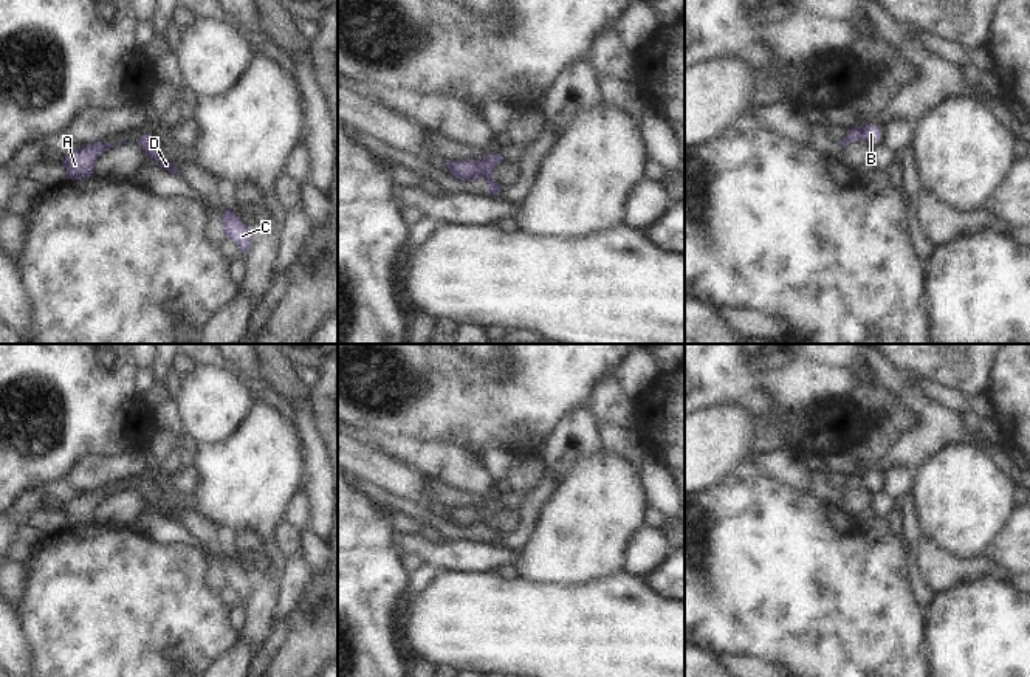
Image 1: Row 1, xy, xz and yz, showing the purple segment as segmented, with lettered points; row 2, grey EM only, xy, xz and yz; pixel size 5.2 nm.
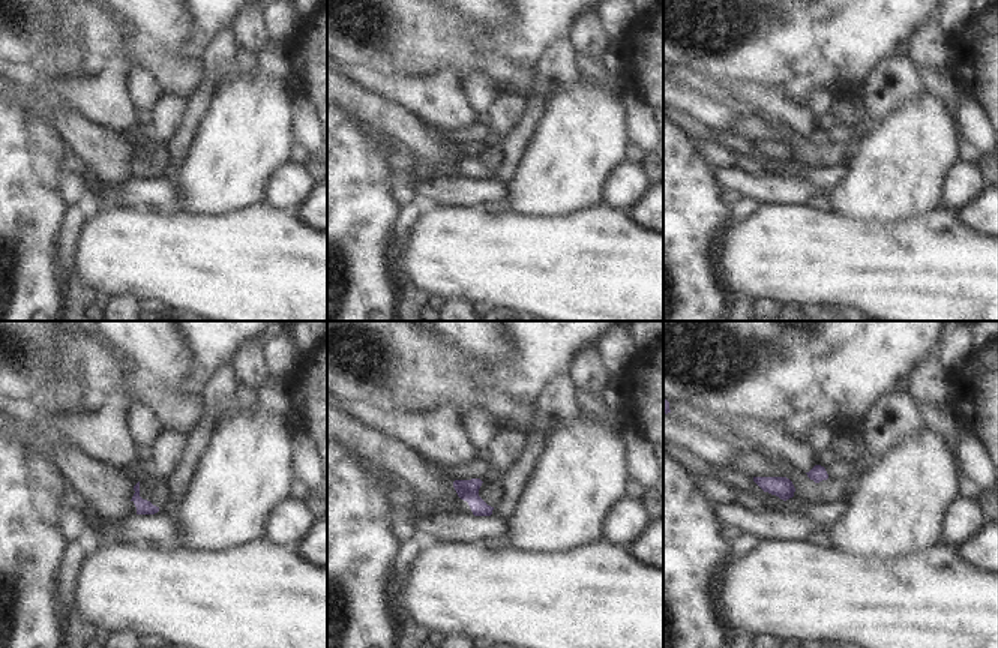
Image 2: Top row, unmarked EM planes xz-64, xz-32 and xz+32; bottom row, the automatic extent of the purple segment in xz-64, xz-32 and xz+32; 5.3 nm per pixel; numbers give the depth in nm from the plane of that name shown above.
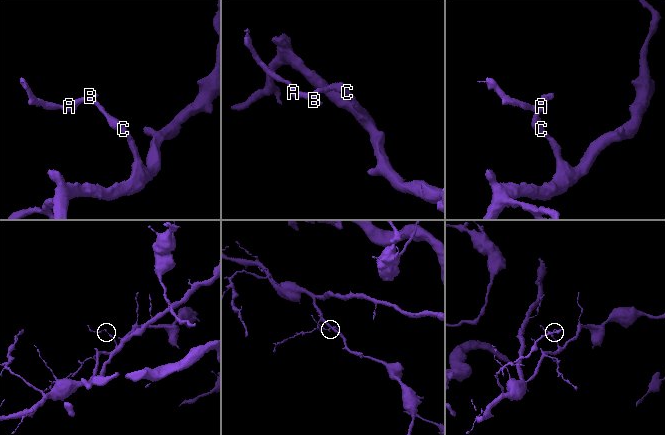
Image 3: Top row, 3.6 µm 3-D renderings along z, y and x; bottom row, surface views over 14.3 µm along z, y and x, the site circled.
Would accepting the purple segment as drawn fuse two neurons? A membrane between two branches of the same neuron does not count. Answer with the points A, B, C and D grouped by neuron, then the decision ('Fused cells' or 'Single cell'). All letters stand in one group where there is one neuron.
Groups: A B C D. Single cell

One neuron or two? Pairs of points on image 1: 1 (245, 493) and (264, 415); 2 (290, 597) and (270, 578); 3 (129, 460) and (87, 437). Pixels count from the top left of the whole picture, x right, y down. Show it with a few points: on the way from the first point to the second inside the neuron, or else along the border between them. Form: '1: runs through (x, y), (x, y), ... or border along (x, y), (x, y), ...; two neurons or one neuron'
1: runs through (253, 474), (264, 459), (264, 434); one neuron
2: border along (281, 578), (273, 622); two neurons
3: border along (138, 448), (116, 456), (85, 454), (82, 457); two neurons

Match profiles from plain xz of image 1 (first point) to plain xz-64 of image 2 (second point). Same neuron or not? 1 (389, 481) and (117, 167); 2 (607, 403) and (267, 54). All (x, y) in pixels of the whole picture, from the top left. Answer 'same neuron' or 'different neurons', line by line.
1: same neuron
2: different neurons

